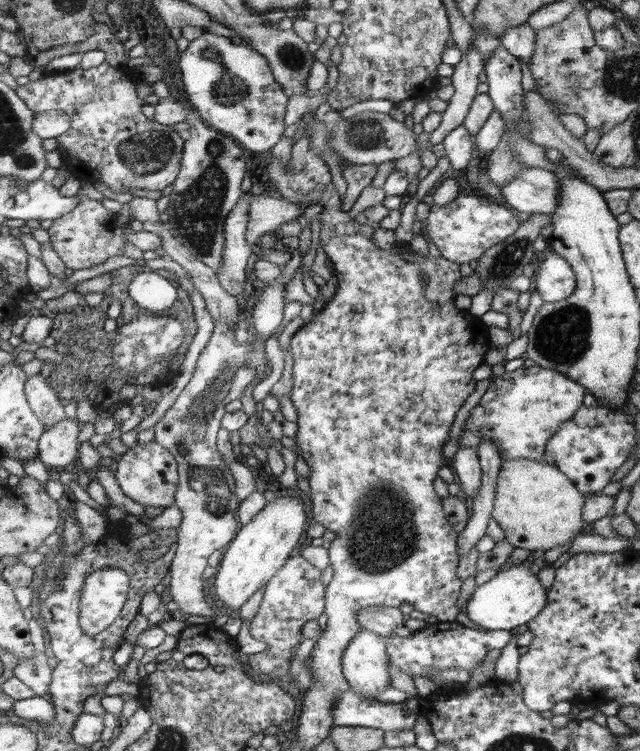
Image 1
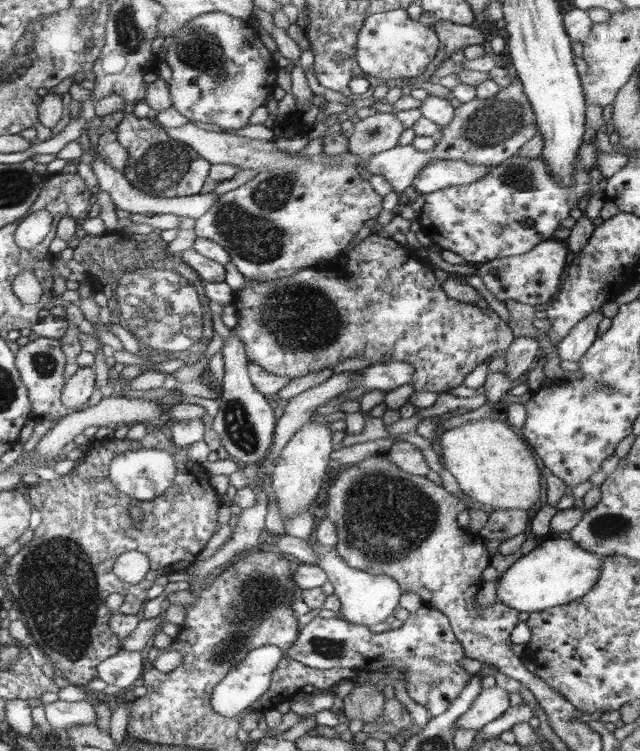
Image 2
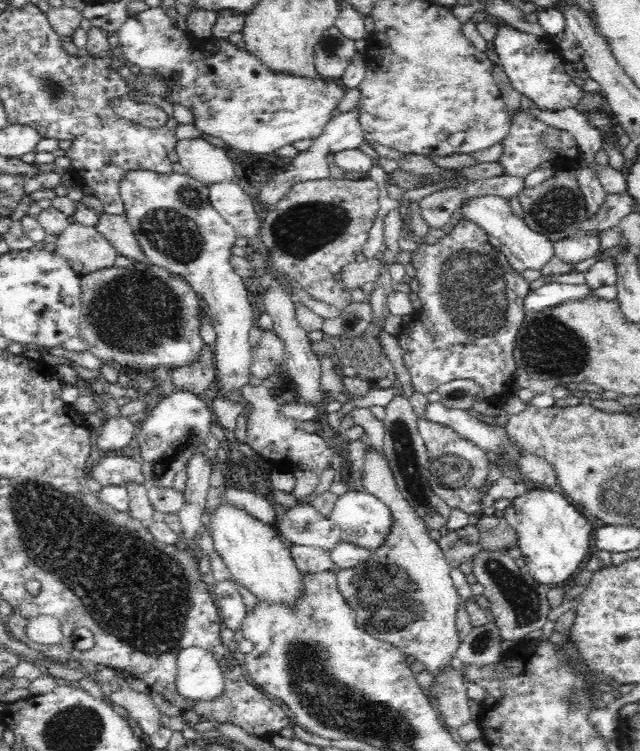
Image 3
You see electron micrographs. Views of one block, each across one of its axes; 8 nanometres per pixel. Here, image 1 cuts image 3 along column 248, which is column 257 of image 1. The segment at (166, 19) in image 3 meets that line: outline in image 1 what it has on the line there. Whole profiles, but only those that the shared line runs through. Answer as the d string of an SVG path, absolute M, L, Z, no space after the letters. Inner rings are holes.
M204 32L190 41L180 55L184 91L208 127L230 136L251 152L268 152L282 138L288 96L274 79L267 58L215 32Z

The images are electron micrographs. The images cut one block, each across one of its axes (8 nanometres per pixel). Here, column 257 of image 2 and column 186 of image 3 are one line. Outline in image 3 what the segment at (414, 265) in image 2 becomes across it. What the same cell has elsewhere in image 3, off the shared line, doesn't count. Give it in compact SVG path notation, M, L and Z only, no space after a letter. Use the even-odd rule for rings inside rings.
M131 261L122 268L114 265L80 277L82 304L79 335L87 345L87 350L100 361L120 368L152 372L161 366L172 370L200 358L202 348L206 346L200 337L202 310L196 292L179 274L146 261Z

